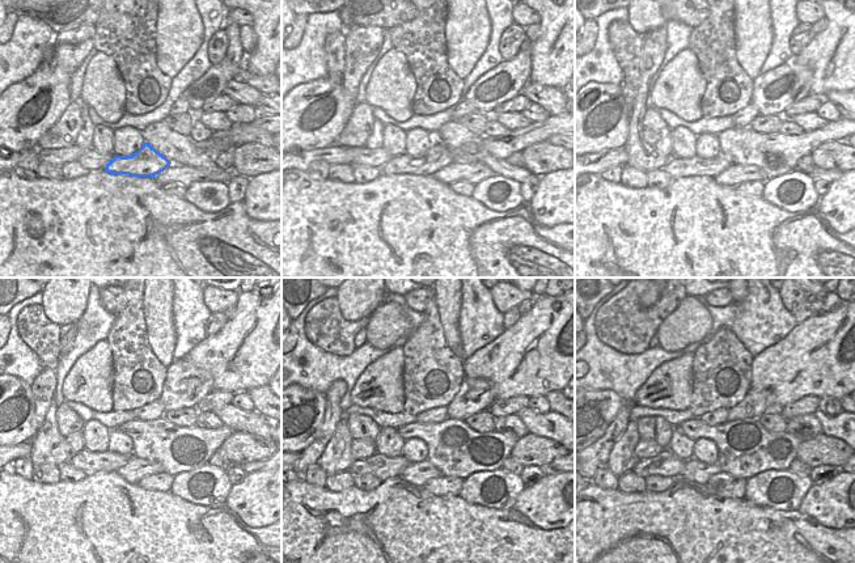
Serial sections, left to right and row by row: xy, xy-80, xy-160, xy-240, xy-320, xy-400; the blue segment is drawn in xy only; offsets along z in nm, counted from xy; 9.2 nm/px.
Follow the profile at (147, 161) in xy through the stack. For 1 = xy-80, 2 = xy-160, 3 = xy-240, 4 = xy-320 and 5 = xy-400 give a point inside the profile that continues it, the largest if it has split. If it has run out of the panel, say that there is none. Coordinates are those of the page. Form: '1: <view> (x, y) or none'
1: xy-80 (437, 156)
2: xy-160 (697, 166)
3: xy-240 (89, 462)
4: xy-320 (379, 465)
5: xy-400 (665, 464)

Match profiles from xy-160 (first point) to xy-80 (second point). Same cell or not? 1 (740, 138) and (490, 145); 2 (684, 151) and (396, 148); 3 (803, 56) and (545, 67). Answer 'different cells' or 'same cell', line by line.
1: same cell
2: same cell
3: same cell

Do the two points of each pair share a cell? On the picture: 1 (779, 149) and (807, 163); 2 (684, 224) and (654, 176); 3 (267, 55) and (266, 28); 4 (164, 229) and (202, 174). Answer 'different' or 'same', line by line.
1: different
2: different
3: same
4: different

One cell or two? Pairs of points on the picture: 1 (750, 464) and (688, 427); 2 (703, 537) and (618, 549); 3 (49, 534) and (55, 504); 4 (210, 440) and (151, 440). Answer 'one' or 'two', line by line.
1: one
2: one
3: one
4: one

